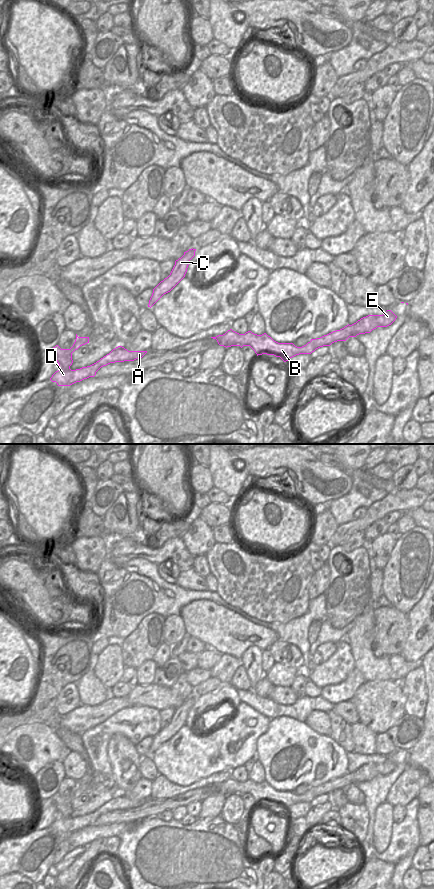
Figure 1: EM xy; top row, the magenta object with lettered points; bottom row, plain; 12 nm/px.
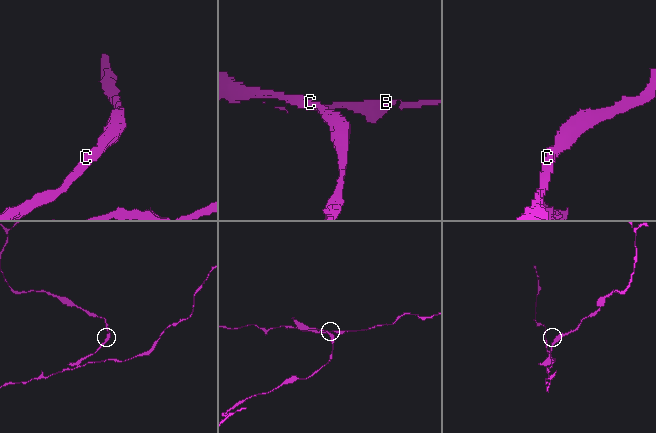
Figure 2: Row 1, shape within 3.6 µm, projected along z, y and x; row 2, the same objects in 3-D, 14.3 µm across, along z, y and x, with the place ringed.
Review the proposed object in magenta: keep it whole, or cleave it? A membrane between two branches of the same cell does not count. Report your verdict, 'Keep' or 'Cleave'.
Cleave.

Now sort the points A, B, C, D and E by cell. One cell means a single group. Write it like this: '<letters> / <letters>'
A B D E / C

